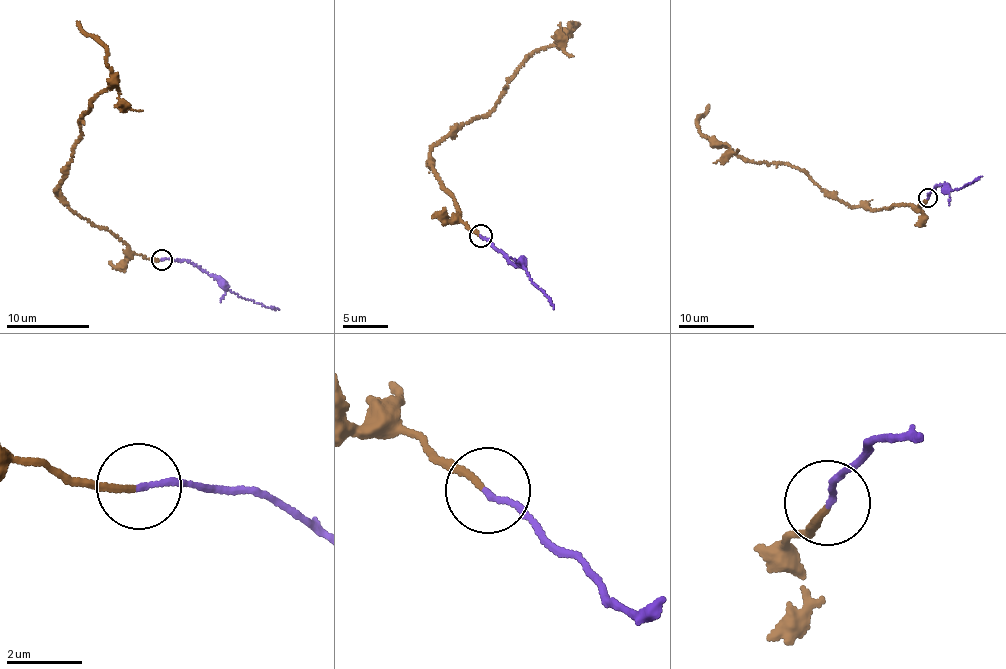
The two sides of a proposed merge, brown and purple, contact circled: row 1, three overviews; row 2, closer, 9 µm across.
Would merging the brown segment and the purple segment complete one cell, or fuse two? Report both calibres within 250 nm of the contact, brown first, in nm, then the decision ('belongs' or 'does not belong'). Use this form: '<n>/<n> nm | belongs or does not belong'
160/140 nm | belongs

